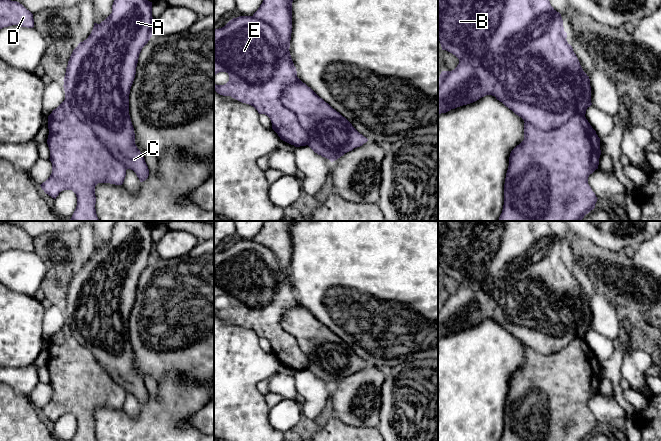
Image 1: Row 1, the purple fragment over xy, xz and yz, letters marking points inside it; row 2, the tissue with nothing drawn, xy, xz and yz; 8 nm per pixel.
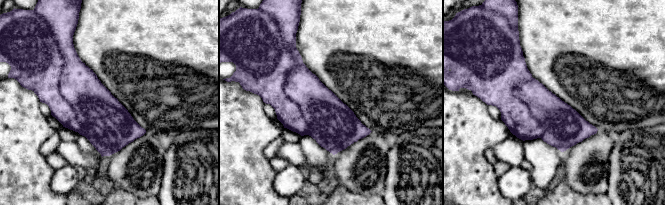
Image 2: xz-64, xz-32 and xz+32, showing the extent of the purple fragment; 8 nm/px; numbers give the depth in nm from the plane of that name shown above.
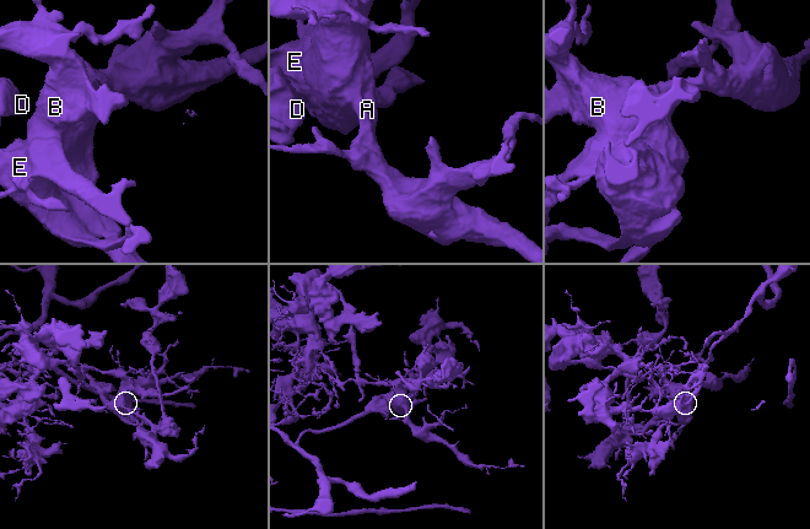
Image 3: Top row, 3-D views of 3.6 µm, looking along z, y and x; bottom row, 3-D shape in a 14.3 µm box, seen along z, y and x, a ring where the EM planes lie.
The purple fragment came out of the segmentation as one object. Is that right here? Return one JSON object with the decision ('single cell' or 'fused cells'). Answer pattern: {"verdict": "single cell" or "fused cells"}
{"verdict": "fused cells"}

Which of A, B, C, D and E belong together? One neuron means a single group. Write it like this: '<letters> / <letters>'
A B C / D E

